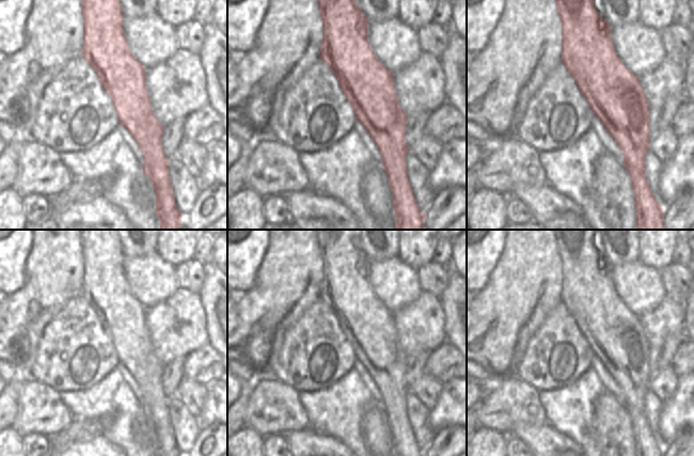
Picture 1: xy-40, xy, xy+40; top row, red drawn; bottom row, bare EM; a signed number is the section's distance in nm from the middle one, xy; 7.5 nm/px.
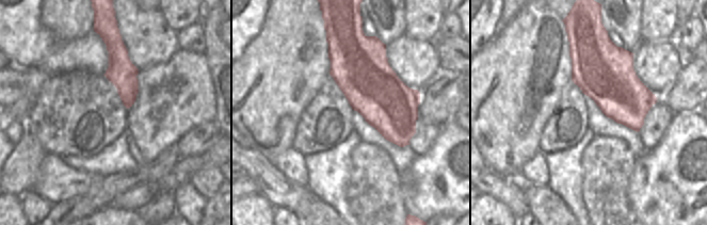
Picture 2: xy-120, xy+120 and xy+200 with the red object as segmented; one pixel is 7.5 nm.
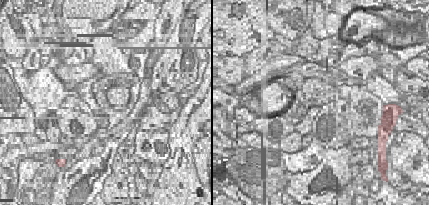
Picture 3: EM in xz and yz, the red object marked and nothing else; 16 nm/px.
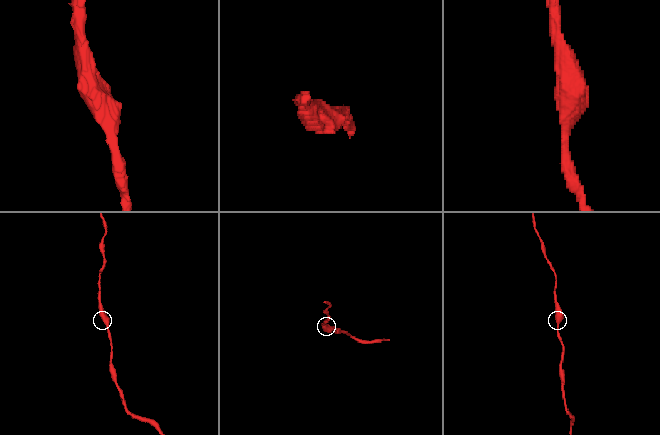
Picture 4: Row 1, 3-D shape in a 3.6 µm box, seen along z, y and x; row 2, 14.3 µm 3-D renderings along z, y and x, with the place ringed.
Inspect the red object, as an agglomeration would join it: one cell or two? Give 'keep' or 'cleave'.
keep

